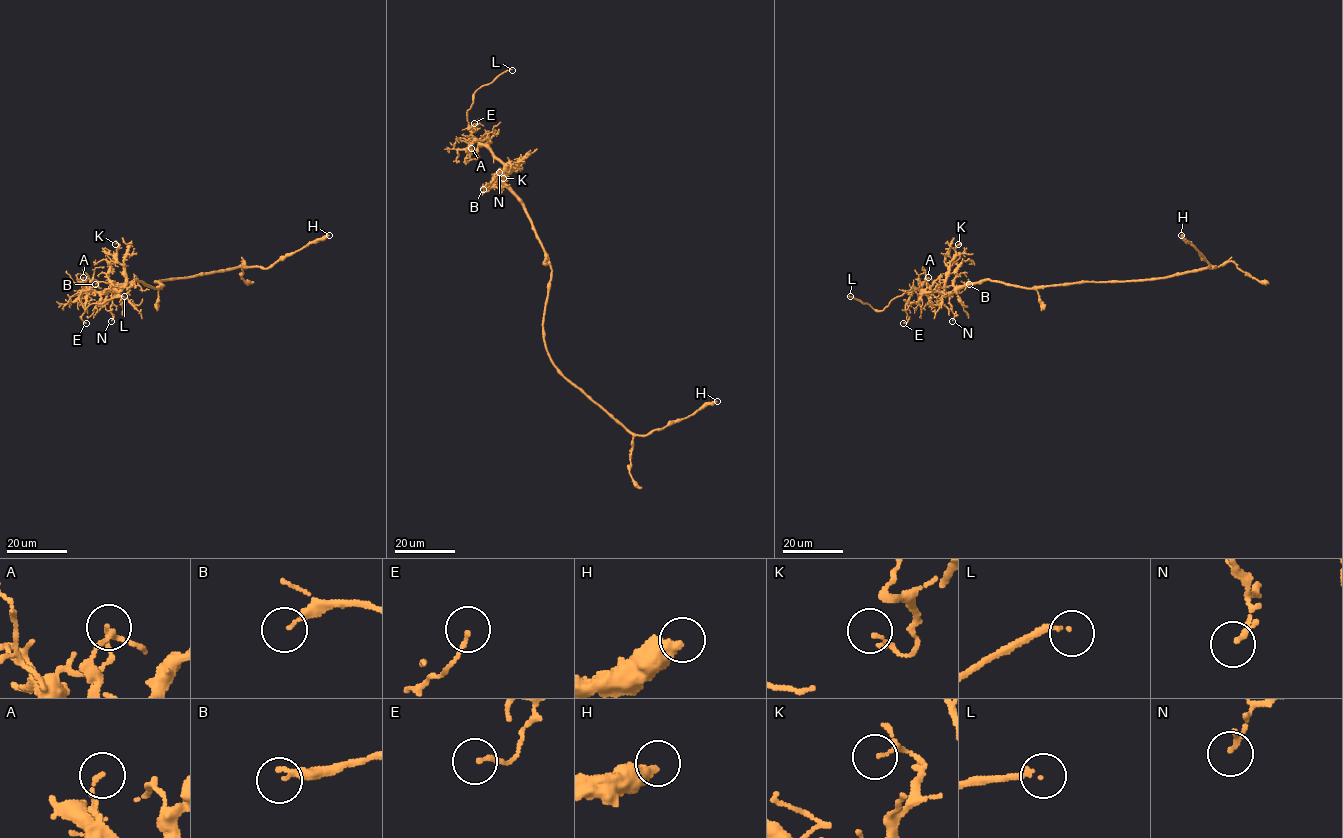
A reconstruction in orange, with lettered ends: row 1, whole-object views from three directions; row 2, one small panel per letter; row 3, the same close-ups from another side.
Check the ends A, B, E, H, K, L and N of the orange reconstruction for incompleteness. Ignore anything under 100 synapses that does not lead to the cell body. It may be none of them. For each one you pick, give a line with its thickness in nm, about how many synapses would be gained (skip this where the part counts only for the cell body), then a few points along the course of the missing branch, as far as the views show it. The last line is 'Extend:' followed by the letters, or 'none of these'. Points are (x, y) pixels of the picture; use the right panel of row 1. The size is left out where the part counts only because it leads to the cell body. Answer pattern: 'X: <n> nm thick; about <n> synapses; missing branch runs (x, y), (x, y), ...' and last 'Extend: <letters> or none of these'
L: 130 nm thick; missing branch runs (850, 296), (840, 295), (807, 264), (801, 263)
Extend: L

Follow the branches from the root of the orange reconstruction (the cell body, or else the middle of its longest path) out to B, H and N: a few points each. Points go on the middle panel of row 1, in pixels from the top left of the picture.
B: (548, 289), (551, 263), (524, 206), (505, 187), (483, 189)
H: (548, 289), (543, 341), (552, 364), (632, 433), (648, 435), (717, 401)
N: (548, 289), (551, 267), (548, 254), (522, 200), (504, 181), (504, 173), (500, 169), (500, 175), (499, 172)

